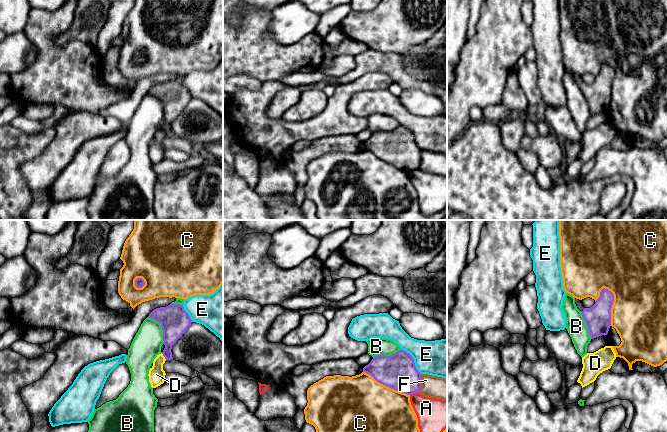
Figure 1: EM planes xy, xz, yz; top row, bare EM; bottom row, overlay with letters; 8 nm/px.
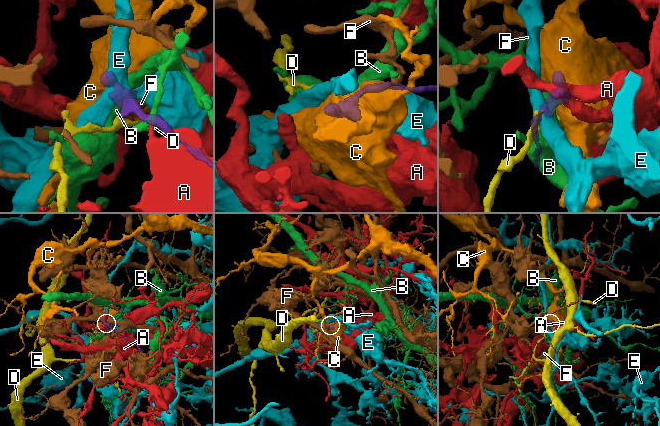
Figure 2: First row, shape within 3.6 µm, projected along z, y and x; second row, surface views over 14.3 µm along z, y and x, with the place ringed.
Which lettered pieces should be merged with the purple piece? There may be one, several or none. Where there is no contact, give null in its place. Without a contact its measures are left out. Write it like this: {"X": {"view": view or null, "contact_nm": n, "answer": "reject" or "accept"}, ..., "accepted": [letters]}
{"A": {"view": "xz", "contact_nm": 80, "answer": "reject"}, "B": {"view": "xy", "contact_nm": 260, "answer": "reject"}, "C": {"view": "yz", "contact_nm": 320, "answer": "reject"}, "D": {"view": "xy", "contact_nm": 70, "answer": "reject"}, "E": {"view": "xz", "contact_nm": 260, "answer": "reject"}, "F": {"view": "xz", "contact_nm": 150, "answer": "reject"}, "accepted": []}

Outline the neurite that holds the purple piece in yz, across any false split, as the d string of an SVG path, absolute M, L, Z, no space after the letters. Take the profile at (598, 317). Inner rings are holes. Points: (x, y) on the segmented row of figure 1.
M605 288L601 290L599 298L590 308L585 308L581 300L575 298L575 304L581 311L591 339L608 334L611 326L611 308L613 302L613 293Z

